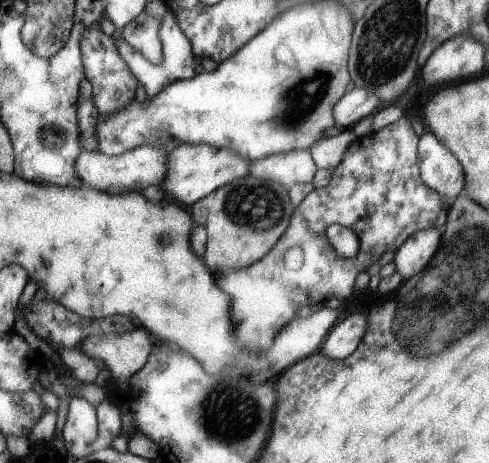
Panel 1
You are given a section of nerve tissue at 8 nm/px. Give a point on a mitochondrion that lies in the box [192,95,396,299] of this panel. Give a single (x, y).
(248, 207)

